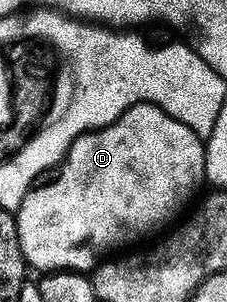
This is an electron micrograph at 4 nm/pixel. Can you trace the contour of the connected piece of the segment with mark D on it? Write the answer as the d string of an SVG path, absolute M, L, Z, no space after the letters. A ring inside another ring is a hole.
M138 105L133 107L114 125L104 129L96 129L94 133L87 133L83 137L78 137L71 145L71 150L63 158L63 164L58 166L54 170L53 176L47 180L36 184L34 189L29 190L17 211L19 242L21 243L23 257L32 270L40 269L40 274L43 275L49 273L81 273L87 275L108 256L106 253L110 249L119 249L122 245L137 240L138 237L147 237L150 233L157 232L162 225L169 224L190 203L191 196L195 193L195 185L204 184L207 181L207 146L204 138L198 137L185 123L171 118L169 114L161 111L157 106Z

